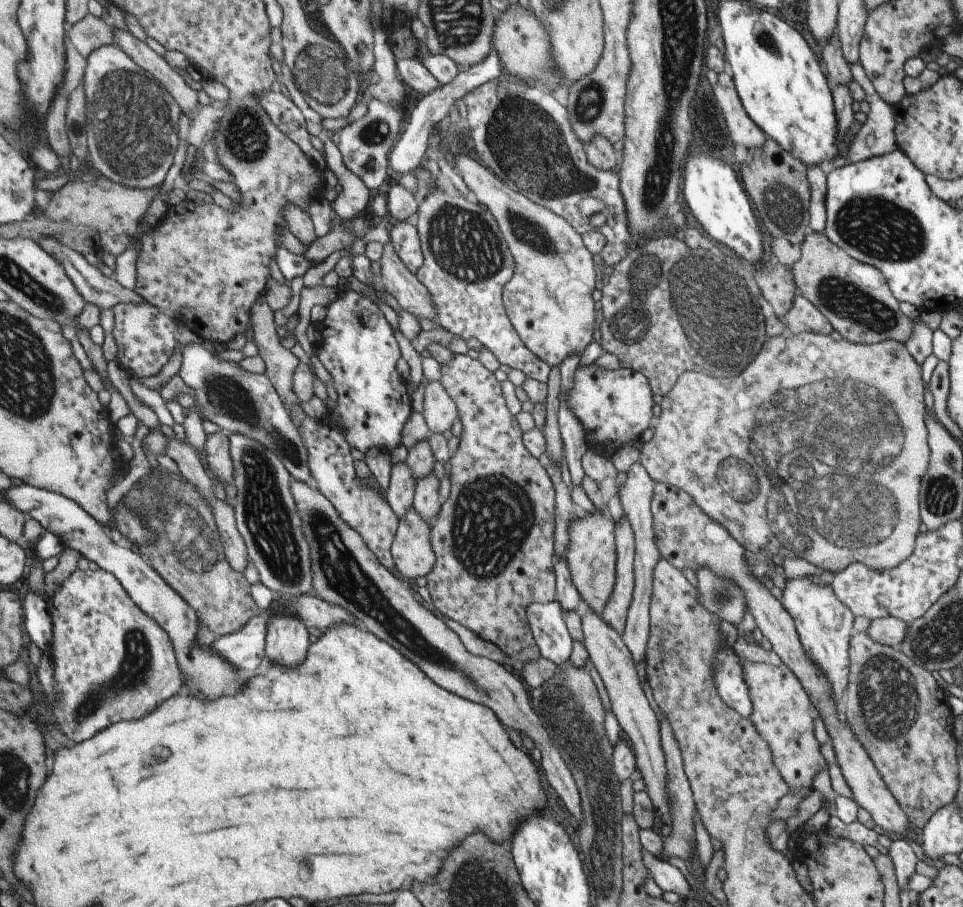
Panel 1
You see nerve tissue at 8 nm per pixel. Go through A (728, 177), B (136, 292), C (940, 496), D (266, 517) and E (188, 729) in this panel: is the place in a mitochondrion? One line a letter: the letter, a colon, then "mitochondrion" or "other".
A: other
B: other
C: mitochondrion
D: mitochondrion
E: other

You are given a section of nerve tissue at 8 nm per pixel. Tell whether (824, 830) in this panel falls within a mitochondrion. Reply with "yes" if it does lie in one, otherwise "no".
no

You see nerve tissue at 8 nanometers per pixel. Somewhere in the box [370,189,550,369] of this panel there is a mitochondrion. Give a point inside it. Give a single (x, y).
(463, 243)

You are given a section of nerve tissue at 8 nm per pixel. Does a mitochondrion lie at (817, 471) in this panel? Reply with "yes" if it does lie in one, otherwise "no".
yes

